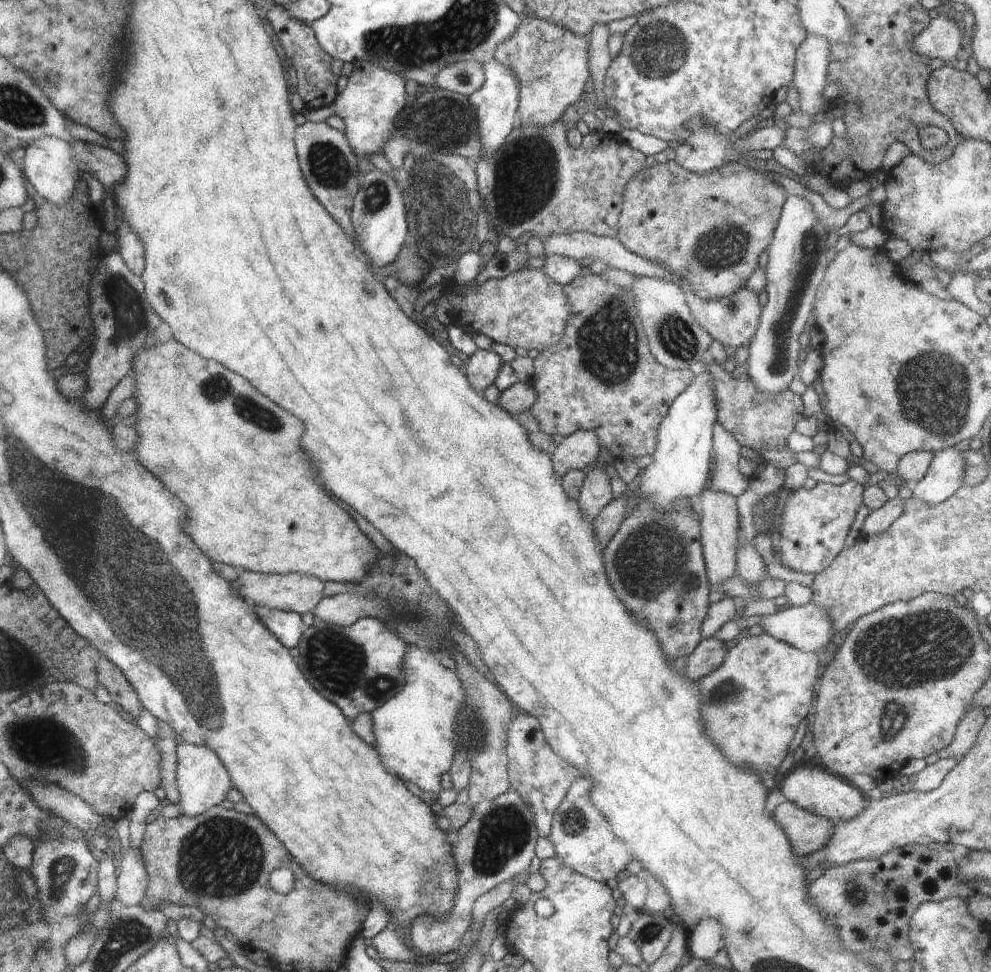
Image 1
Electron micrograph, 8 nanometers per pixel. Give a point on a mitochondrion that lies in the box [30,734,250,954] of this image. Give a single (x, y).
(57, 878)

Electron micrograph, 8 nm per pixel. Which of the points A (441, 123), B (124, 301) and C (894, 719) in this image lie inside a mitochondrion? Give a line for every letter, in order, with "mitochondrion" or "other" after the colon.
A: mitochondrion
B: mitochondrion
C: mitochondrion

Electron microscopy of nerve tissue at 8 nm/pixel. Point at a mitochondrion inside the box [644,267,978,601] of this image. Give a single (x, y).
(934, 388)

